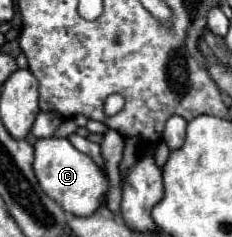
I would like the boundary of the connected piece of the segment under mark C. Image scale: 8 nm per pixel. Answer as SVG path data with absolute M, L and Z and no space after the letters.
M40 138L34 144L34 174L40 188L58 206L74 216L90 216L100 208L100 196L108 194L106 174L90 156L76 150L68 138Z

